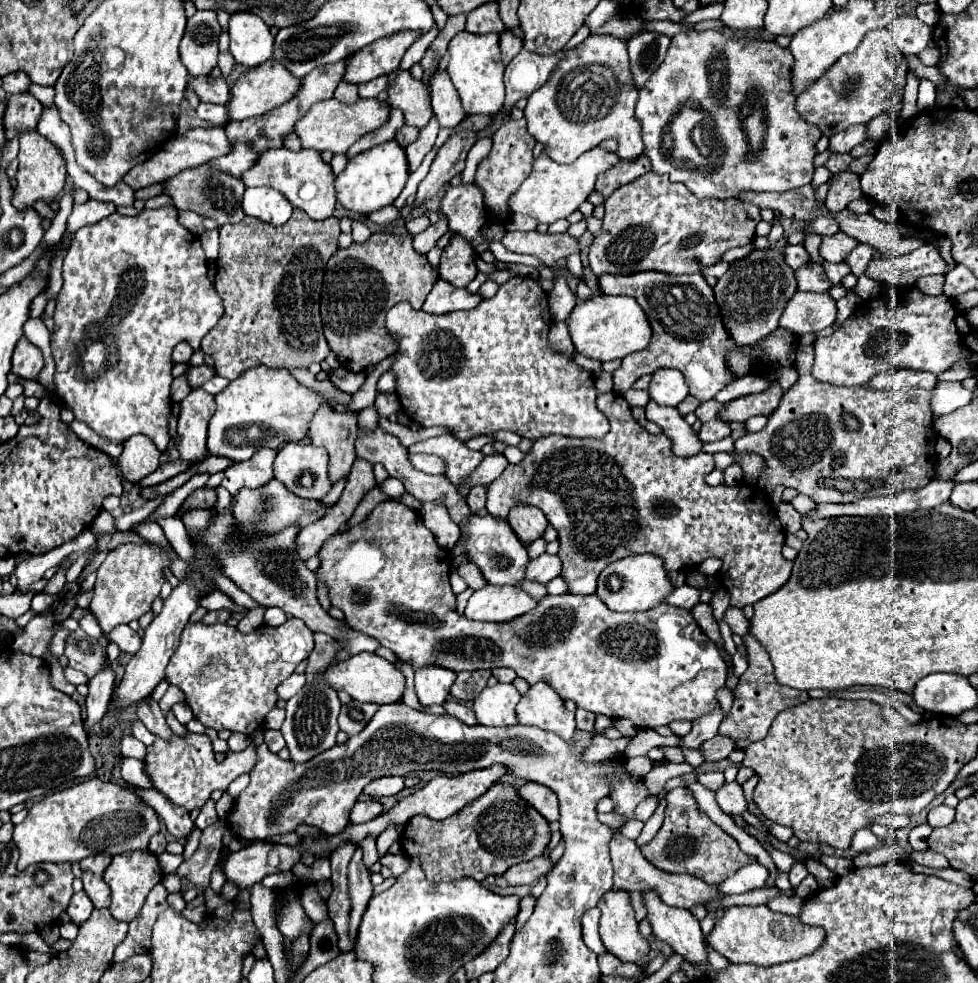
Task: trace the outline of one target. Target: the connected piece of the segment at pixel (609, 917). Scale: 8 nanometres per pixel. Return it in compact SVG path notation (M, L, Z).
M610 889L600 901L600 937L608 947L608 953L620 961L642 965L642 957L648 953L648 941L638 933L638 921L630 905L630 893L622 889Z

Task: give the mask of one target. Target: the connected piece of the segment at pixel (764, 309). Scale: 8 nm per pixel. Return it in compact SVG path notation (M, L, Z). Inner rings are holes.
M764 249L764 251L752 251L748 257L734 261L728 269L726 275L722 275L714 287L716 293L716 303L720 305L720 313L722 313L722 321L726 325L728 331L732 331L732 339L740 345L750 345L756 343L758 339L766 337L768 333L772 333L778 327L778 319L784 311L784 305L788 303L788 299L796 293L796 279L794 279L794 269L790 265L786 265L782 253L774 251L774 249Z

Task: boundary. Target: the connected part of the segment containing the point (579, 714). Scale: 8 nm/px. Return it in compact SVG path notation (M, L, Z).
M576 709L576 723L578 723L578 729L594 733L594 715L592 713L584 709Z

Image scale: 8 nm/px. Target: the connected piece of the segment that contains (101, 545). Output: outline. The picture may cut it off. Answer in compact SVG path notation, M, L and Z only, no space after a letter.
M118 531L114 533L110 539L106 537L104 539L98 539L98 545L96 545L96 551L104 551L104 549L112 549L112 547L118 547L122 543L144 543L144 539L140 535L132 535L130 531Z

